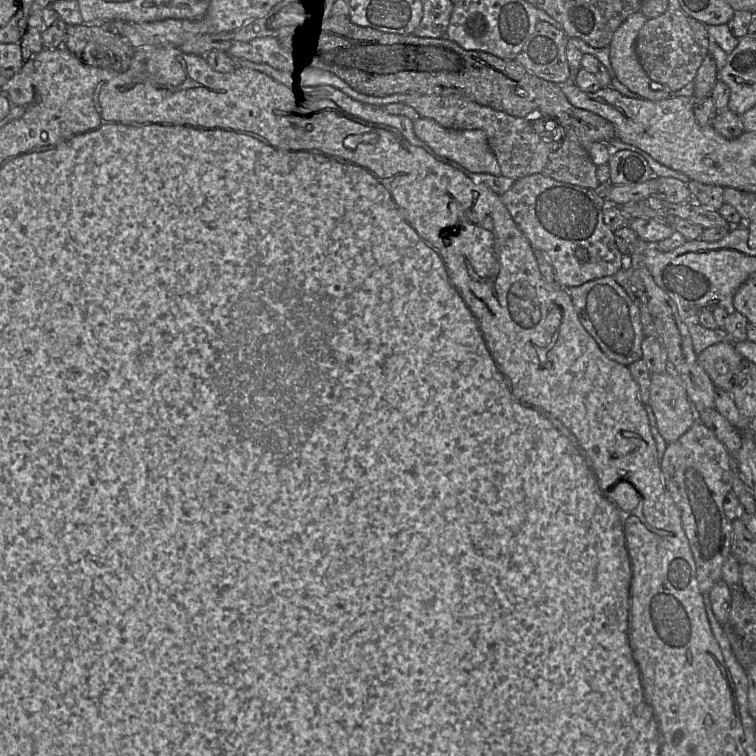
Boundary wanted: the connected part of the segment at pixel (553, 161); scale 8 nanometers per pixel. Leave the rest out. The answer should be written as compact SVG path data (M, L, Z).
M565 139L549 156L542 172L557 181L590 189L598 189L601 184L596 175L597 166L589 153L579 142Z

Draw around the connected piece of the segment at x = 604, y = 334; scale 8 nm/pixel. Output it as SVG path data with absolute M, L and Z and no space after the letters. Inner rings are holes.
M605 276L565 289L572 298L581 324L609 359L627 367L642 359L642 341L645 334L640 310L613 276Z

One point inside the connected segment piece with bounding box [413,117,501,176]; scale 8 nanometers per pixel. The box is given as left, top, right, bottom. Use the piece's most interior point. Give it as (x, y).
(469, 149)

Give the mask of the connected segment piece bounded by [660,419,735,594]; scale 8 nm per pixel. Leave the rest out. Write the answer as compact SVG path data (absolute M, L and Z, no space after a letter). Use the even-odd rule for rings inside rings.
M697 419L677 441L667 443L660 466L665 485L681 513L683 529L696 564L699 588L703 594L709 594L712 587L722 579L723 564L732 554L733 526L725 515L723 502L732 490L735 459L714 432Z

